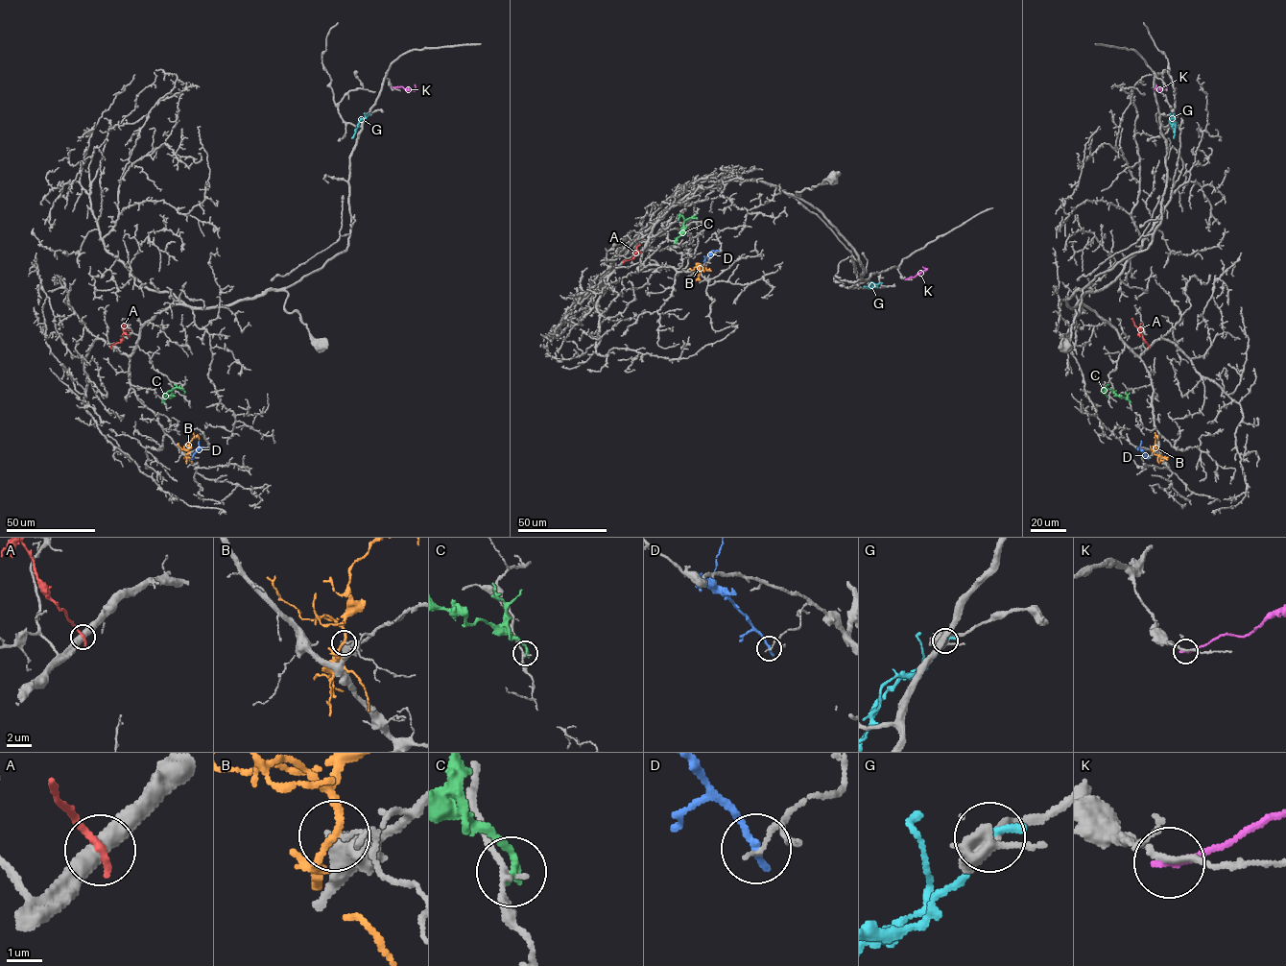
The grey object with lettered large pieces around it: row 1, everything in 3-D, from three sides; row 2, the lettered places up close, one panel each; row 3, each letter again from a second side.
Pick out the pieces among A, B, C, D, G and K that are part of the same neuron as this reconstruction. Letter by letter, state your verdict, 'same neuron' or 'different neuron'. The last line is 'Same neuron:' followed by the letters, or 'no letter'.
A: different neuron
B: different neuron
C: different neuron
D: different neuron
G: different neuron
K: different neuron
Same neuron: no letter

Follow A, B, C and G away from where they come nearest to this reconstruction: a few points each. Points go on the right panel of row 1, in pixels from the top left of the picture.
A: (1150, 347), (1131, 319)
B: (1154, 452), (1156, 436), (1157, 439)
C: (1130, 402), (1109, 389), (1102, 391), (1107, 397)
G: (1170, 114), (1174, 132), (1174, 113)

